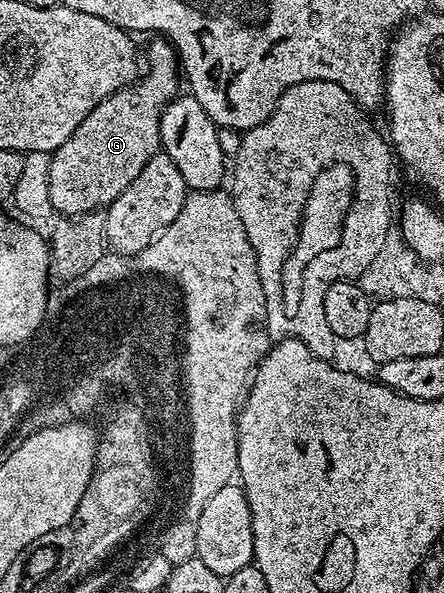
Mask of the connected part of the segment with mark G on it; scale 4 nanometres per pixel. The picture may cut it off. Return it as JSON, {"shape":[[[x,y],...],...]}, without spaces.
{"shape":[[[158,37],[153,41],[155,43],[144,51],[145,71],[141,78],[97,103],[88,113],[88,117],[80,121],[72,137],[68,137],[64,145],[52,152],[47,179],[48,197],[59,216],[71,217],[109,207],[112,200],[120,197],[124,189],[128,189],[128,185],[137,177],[147,161],[153,155],[159,154],[158,118],[162,115],[162,110],[179,94],[180,64],[178,52],[169,39]]]}

